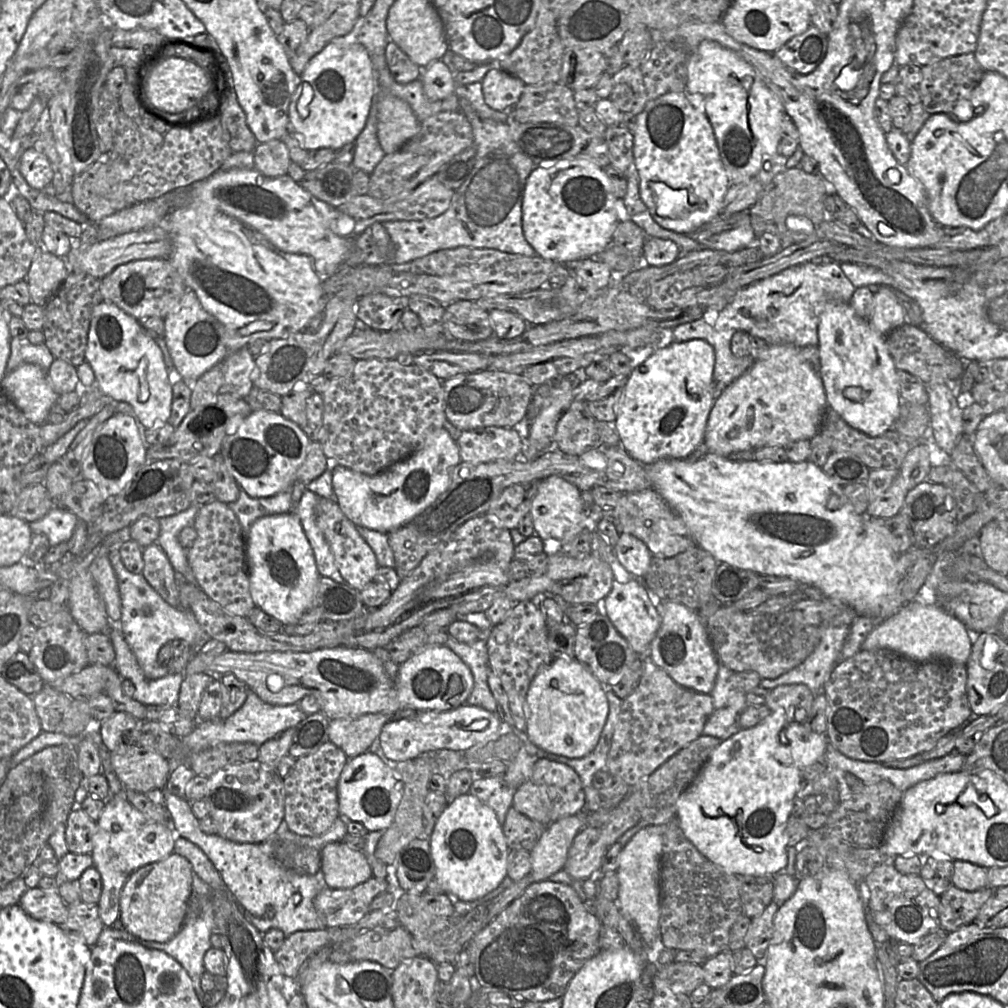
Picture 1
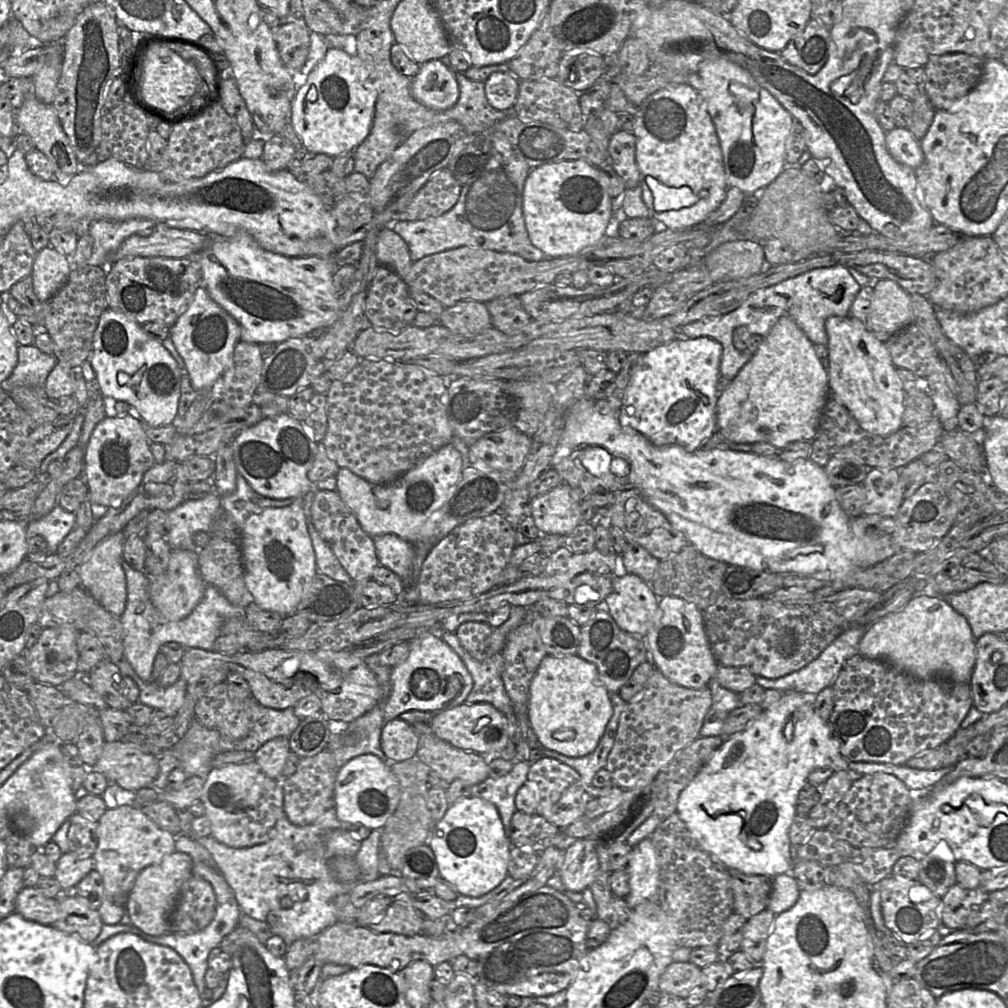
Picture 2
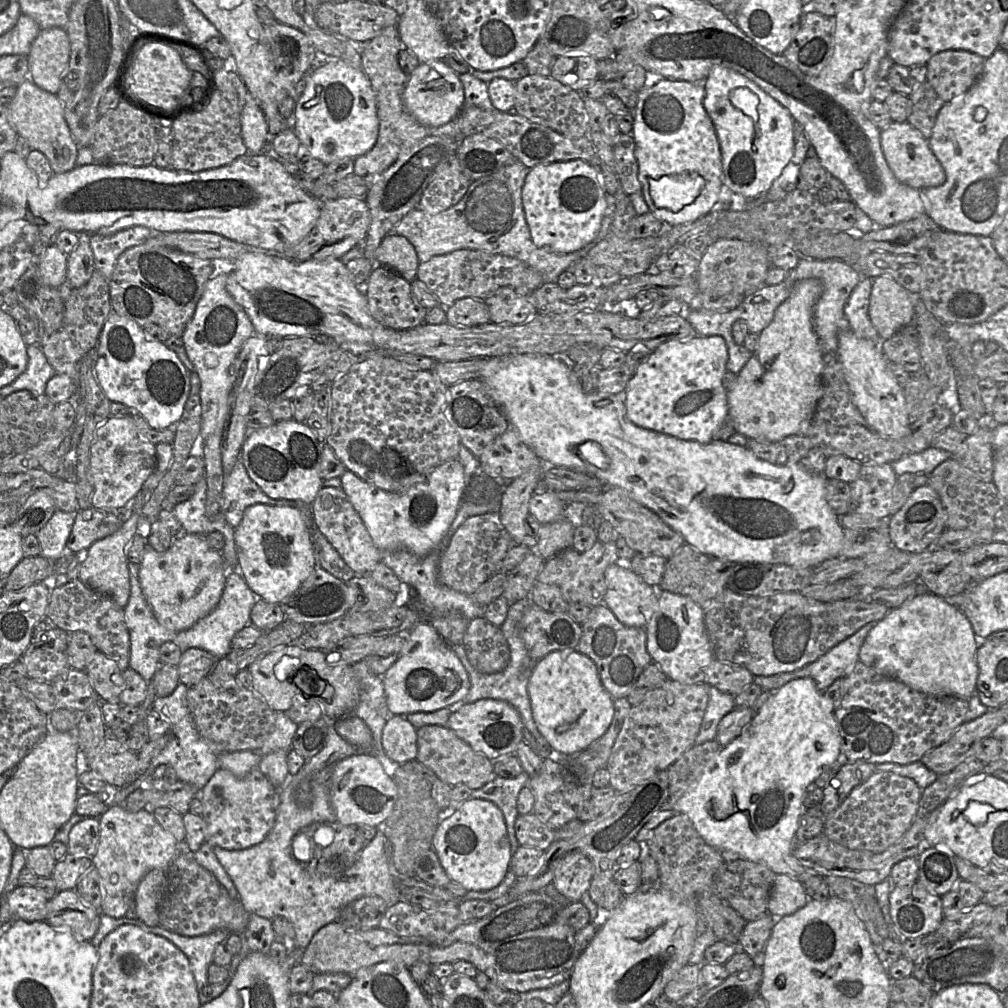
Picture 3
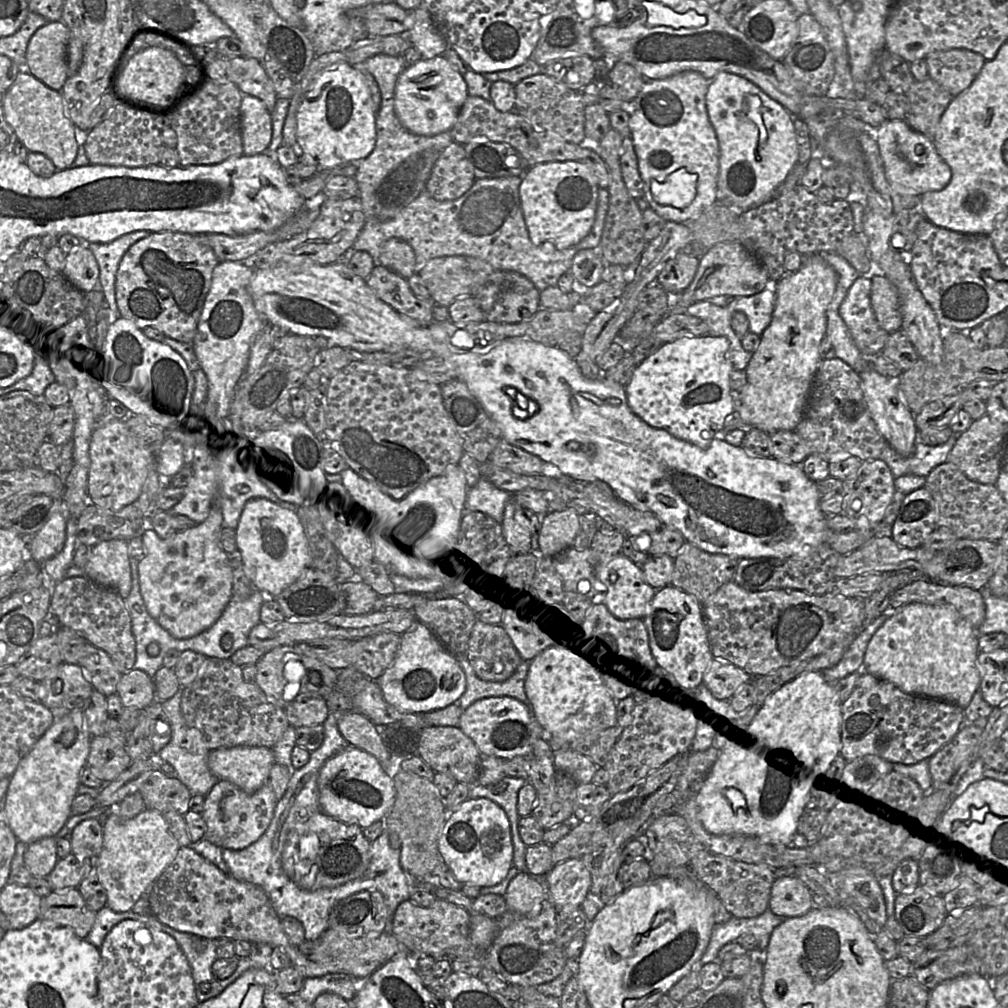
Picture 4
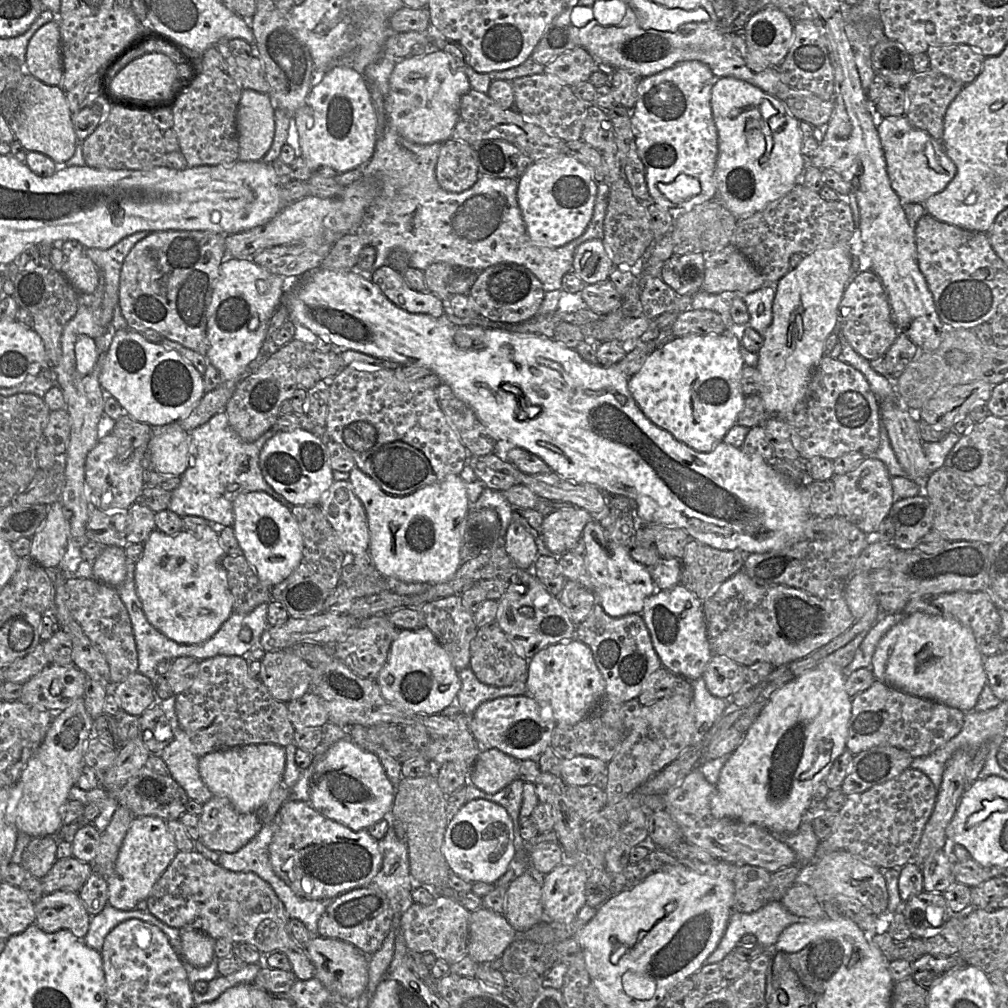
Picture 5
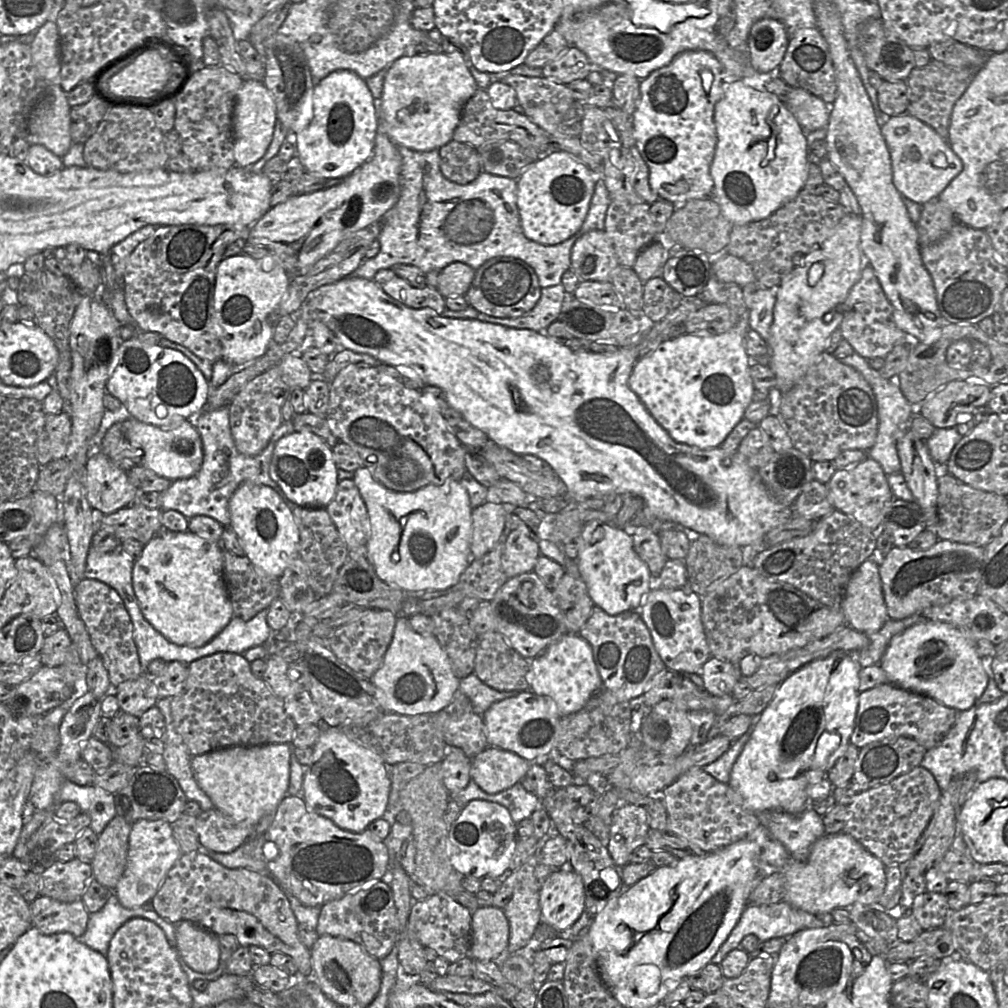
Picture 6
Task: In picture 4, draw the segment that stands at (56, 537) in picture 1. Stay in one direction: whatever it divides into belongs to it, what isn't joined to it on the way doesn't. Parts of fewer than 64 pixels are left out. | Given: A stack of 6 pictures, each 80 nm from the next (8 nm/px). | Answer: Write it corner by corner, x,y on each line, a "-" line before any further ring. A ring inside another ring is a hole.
68,518
66,524
66,540
62,551
42,563
42,570
47,575
47,578
53,581
53,585
65,578
66,571
72,565
74,552
78,547
76,522
77,519

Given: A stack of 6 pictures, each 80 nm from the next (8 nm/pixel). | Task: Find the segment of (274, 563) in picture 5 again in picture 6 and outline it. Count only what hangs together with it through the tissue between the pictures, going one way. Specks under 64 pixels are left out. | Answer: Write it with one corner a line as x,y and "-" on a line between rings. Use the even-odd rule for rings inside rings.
244,482
231,496
229,511
230,527
236,533
245,555
268,575
280,579
291,561
299,556
300,534
292,510
272,488
253,482

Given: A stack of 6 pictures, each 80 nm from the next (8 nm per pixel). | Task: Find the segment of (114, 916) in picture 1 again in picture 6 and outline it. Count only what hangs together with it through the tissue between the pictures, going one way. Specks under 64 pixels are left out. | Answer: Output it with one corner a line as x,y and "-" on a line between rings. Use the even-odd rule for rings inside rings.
162,819
136,821
129,834
126,868
112,893
125,908
148,905
181,855
182,852
173,837
172,824

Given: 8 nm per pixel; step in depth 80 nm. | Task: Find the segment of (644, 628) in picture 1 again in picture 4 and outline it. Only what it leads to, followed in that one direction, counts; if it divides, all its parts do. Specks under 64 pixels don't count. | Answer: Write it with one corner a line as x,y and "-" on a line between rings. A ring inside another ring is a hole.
619,553
609,561
598,565
596,578
603,587
601,603
614,617
620,620
644,618
656,590
646,582
641,566

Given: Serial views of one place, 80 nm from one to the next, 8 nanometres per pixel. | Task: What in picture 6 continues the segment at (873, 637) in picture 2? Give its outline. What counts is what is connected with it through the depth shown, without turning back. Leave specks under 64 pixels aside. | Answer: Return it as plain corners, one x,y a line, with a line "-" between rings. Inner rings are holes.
929,620
893,636
879,665
890,684
933,698
957,712
965,711
978,703
989,680
986,660
977,653
976,642
951,624

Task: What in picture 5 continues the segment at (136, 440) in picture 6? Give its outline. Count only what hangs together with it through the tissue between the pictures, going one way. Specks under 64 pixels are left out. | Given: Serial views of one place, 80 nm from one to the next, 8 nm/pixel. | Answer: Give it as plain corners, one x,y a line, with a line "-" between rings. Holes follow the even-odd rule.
167,425
153,427
149,443
151,464
162,474
182,475
189,464
190,432
170,429

